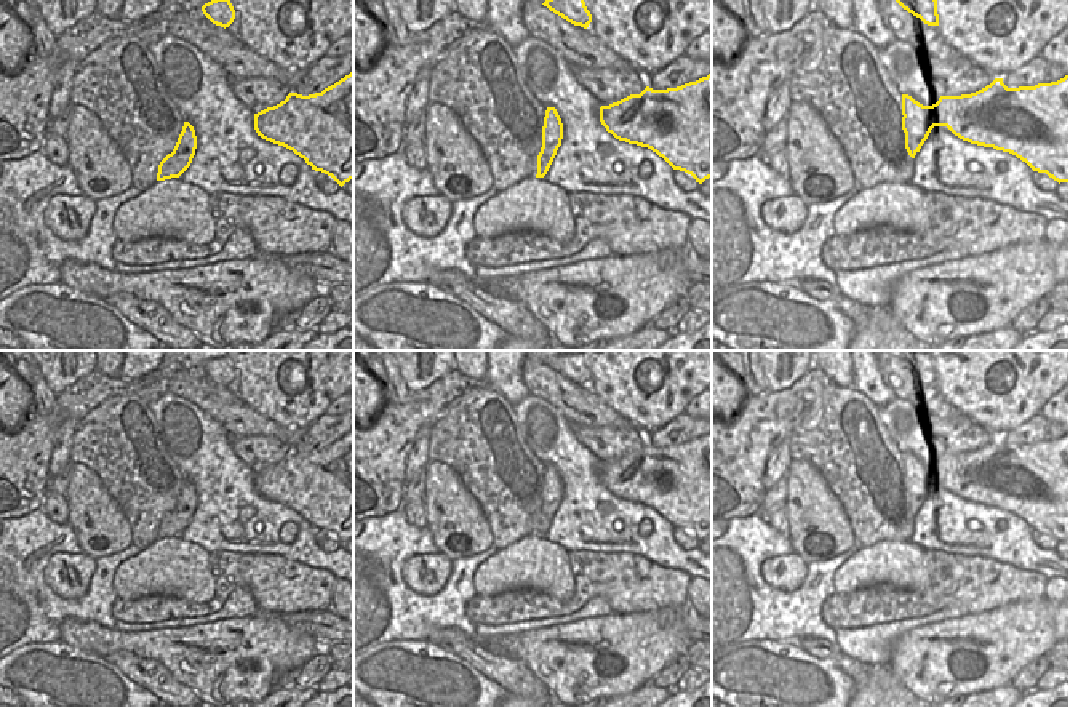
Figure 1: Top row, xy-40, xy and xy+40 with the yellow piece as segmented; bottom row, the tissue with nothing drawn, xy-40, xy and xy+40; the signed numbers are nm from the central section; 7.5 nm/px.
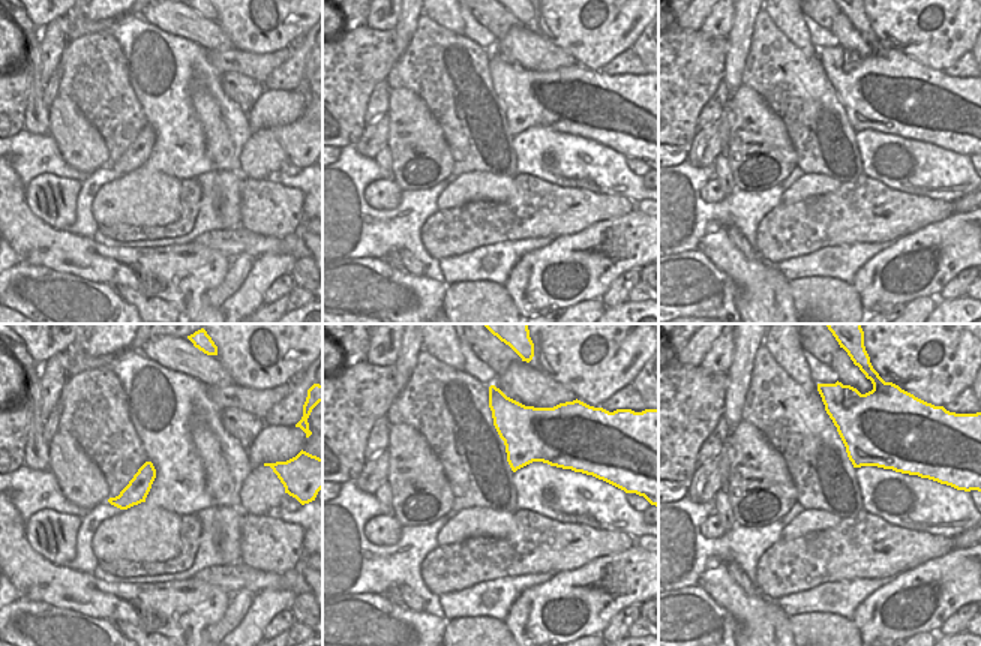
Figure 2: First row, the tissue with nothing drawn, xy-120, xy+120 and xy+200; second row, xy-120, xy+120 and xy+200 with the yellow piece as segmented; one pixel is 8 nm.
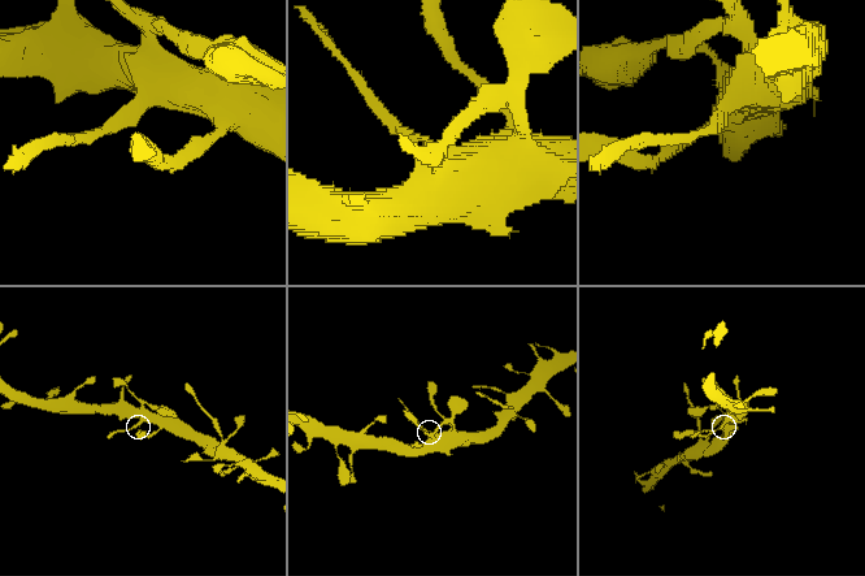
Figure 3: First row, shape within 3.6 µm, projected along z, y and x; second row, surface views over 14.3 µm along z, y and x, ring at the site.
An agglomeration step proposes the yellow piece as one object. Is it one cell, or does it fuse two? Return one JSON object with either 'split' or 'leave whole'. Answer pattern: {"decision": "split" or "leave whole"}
{"decision": "split"}

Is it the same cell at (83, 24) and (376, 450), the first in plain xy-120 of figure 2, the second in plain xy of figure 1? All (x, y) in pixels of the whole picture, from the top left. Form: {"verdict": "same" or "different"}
{"verdict": "same"}

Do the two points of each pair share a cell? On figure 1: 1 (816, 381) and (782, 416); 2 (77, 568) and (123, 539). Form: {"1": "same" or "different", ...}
{"1": "same", "2": "different"}

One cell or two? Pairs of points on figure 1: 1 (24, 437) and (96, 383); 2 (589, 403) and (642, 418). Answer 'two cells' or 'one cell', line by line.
1: one cell
2: two cells

